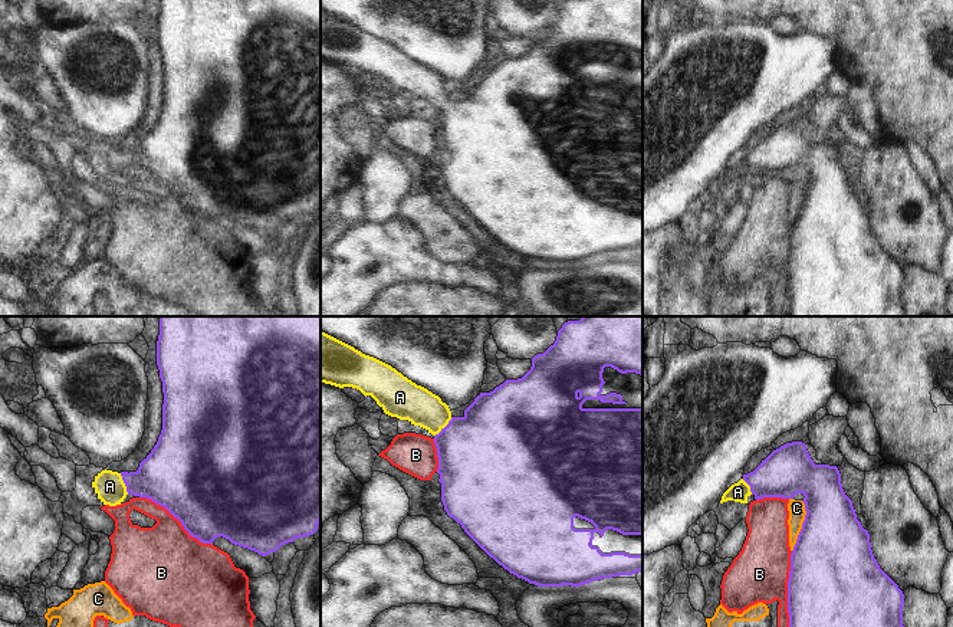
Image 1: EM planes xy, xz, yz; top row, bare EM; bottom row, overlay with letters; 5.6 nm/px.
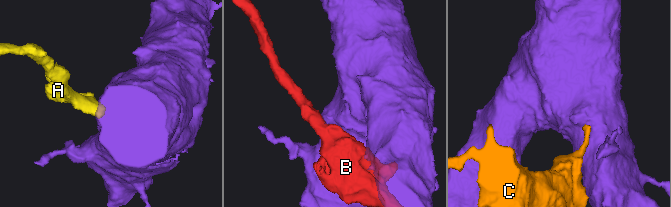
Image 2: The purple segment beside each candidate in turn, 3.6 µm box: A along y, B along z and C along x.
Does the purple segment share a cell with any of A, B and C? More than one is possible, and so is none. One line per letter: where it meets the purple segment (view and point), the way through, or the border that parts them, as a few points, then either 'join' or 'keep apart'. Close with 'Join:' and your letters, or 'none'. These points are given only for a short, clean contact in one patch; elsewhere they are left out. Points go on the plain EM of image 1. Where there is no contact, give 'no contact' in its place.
A: xz (444, 105) | across xz (479, 133), (444, 105), (427, 88), (408, 79) | join
B: yz (788, 272) | keep apart
C: yz (802, 204) | keep apart
Join: A

